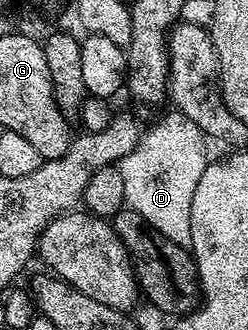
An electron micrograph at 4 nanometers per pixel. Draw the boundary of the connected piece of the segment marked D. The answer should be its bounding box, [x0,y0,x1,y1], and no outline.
[119,112,207,248]

